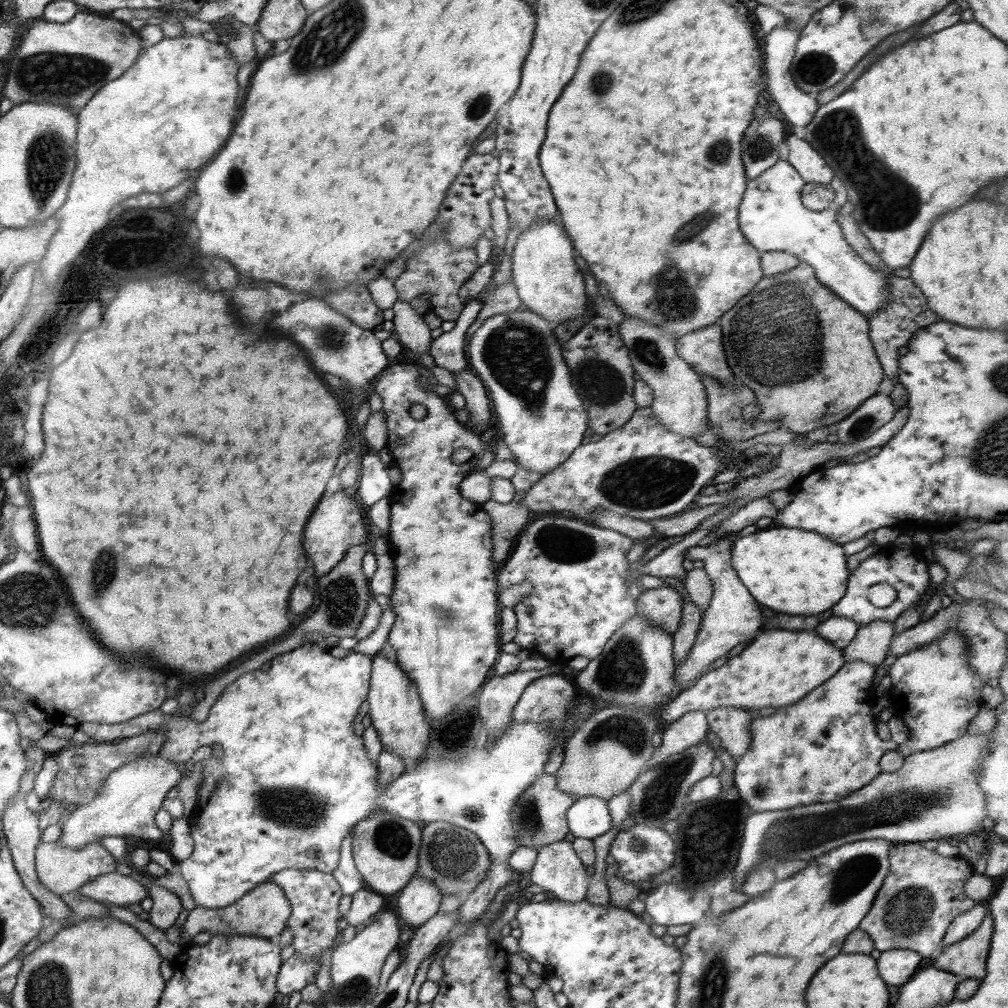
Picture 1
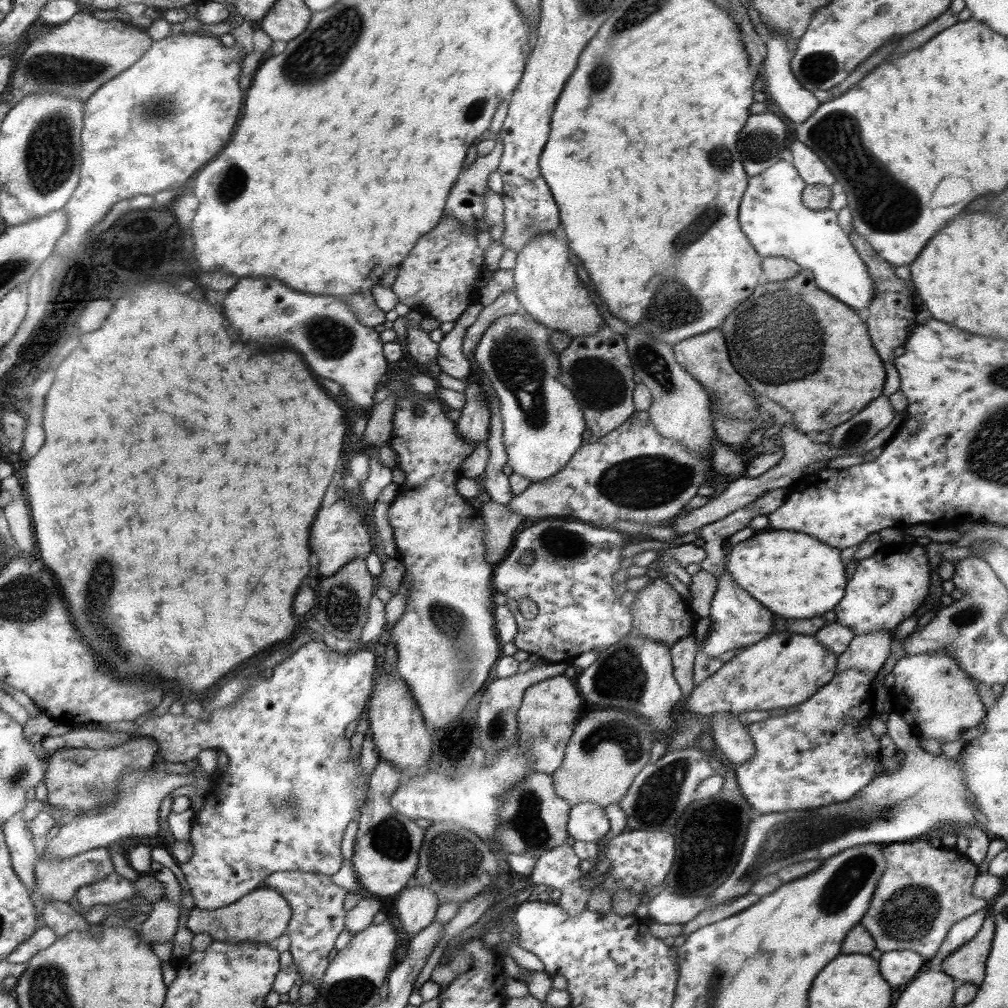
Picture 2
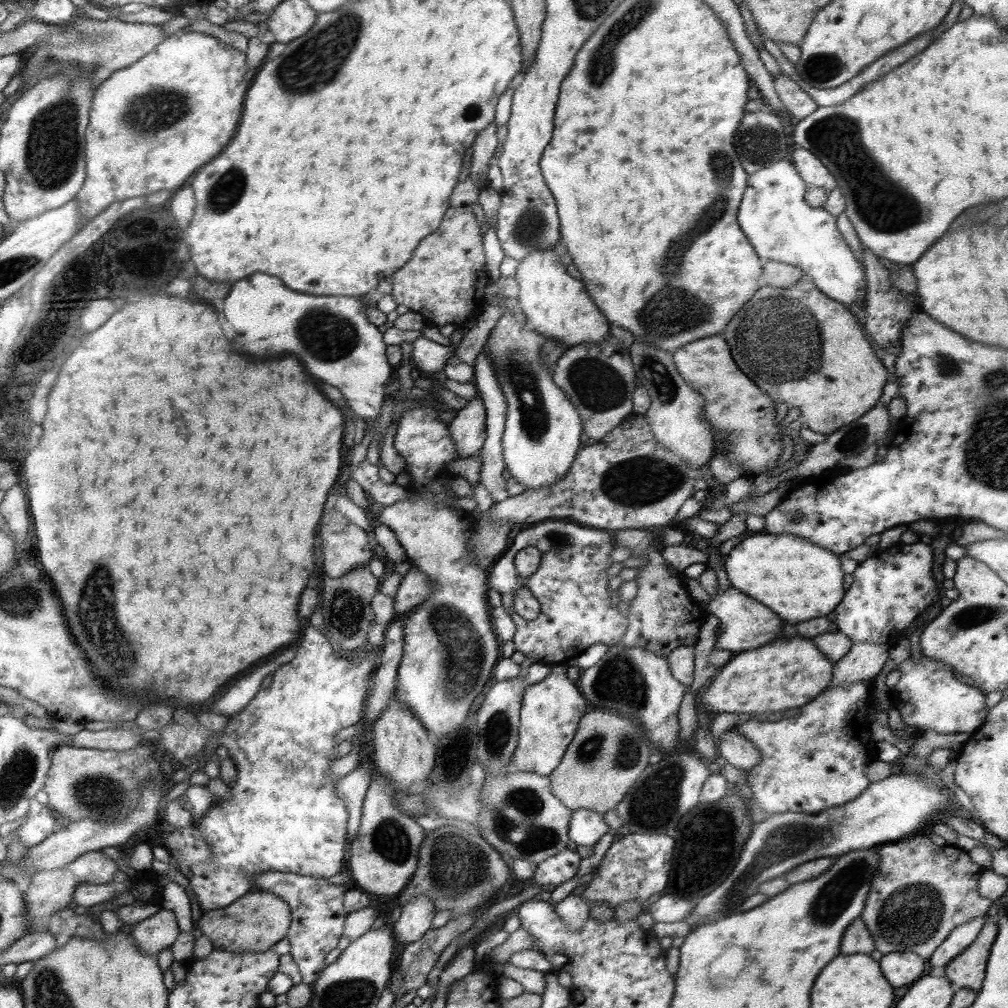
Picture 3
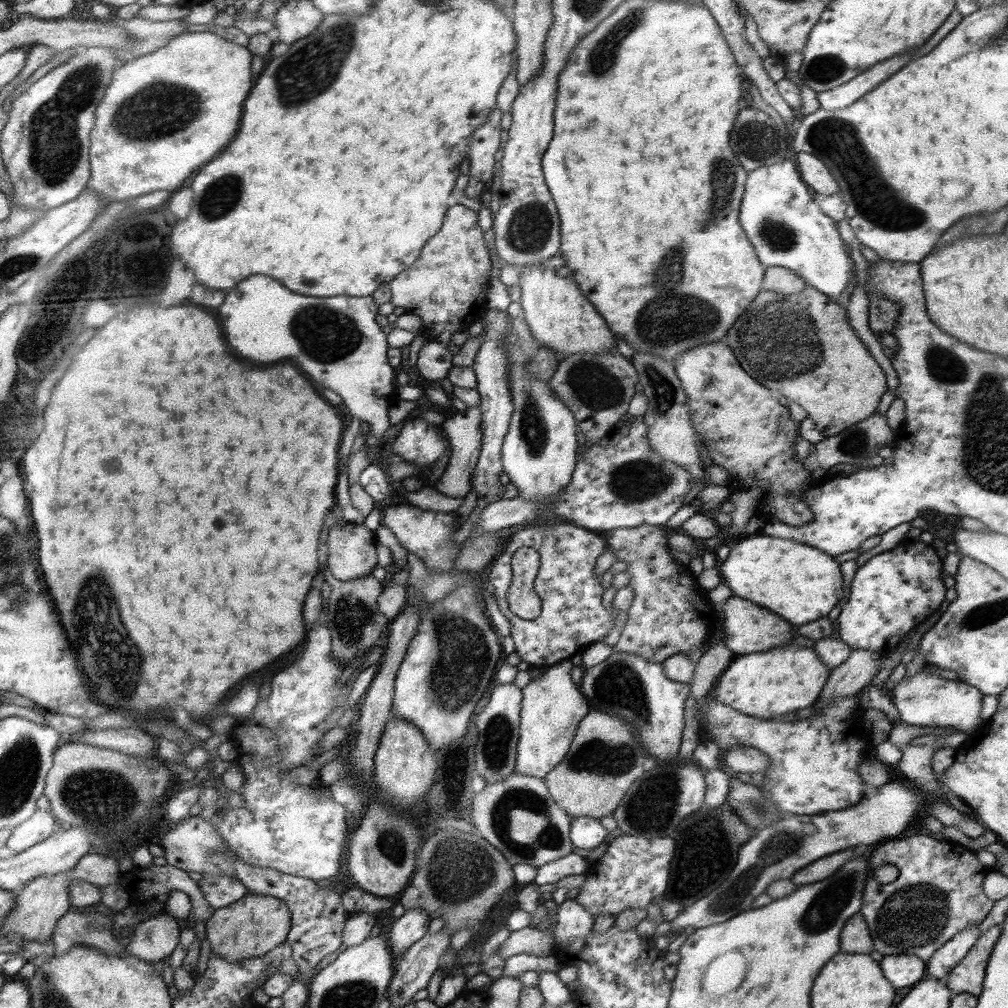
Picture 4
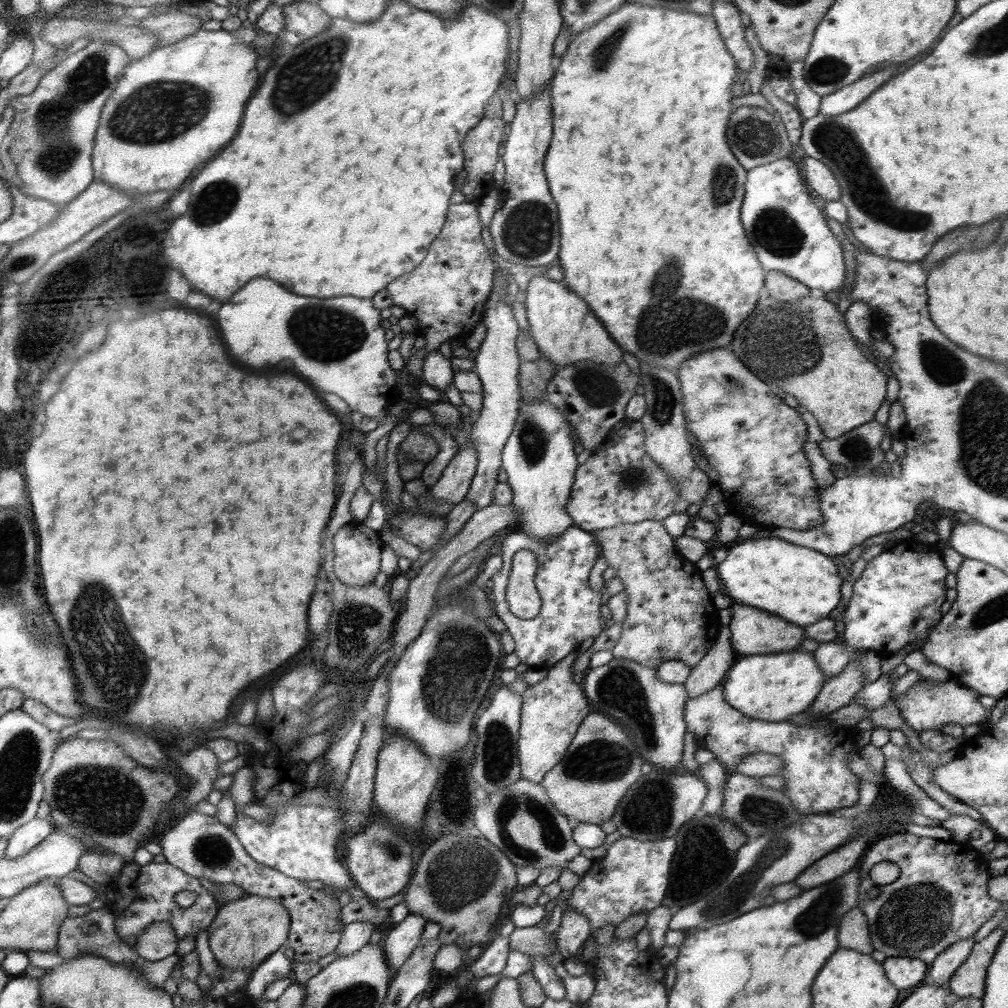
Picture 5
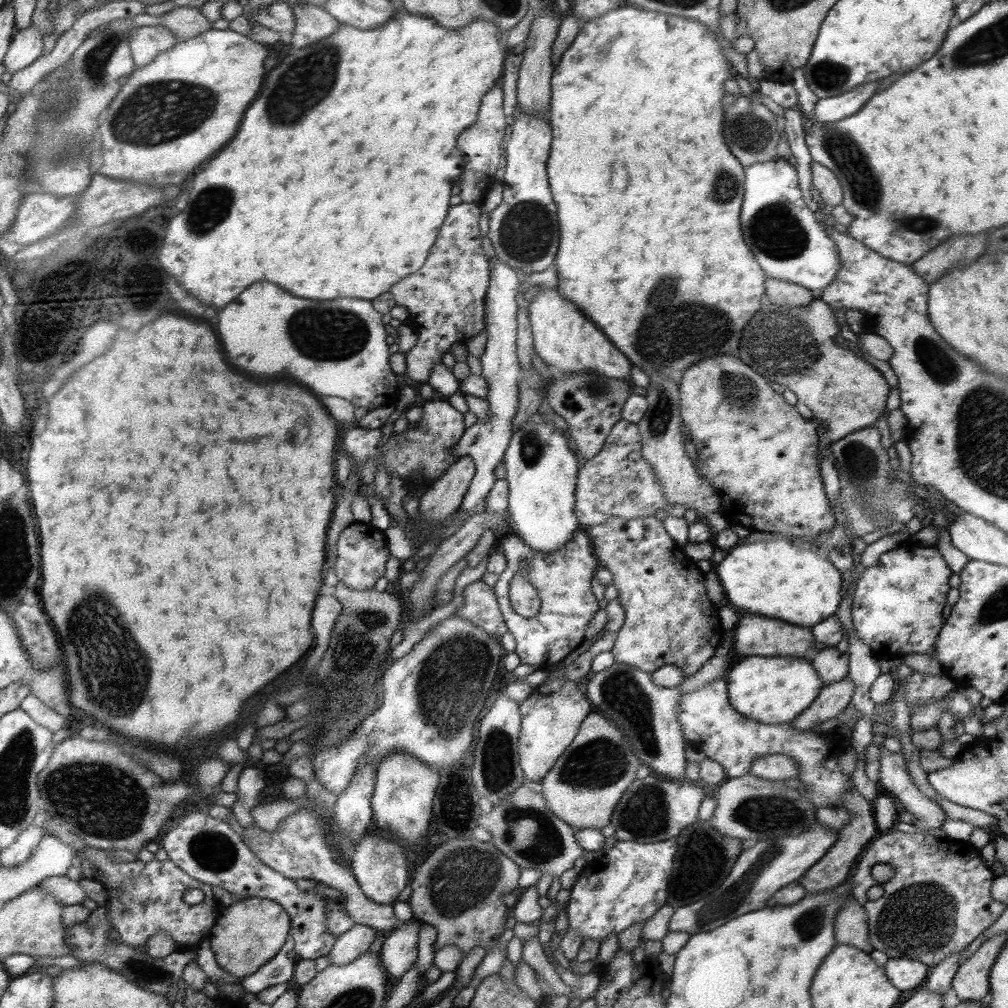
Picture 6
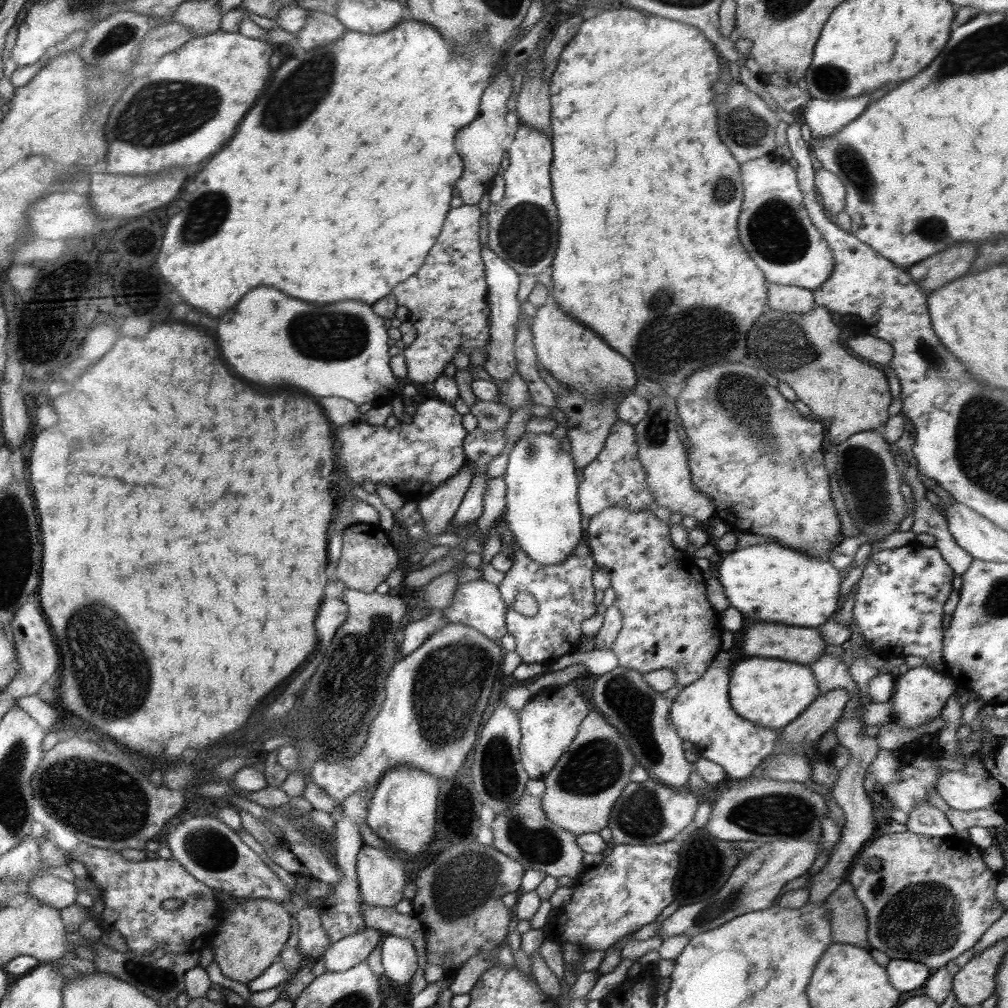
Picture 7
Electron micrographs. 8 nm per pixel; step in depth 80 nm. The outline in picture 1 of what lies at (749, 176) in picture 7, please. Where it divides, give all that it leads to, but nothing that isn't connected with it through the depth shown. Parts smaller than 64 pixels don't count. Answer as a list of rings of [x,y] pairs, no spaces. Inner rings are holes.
[[[778,159],[758,178],[747,180],[739,204],[739,227],[743,236],[756,250],[787,252],[813,268],[820,284],[866,316],[883,309],[888,303],[887,274],[878,272],[848,244],[833,208],[816,212],[801,201],[801,191],[807,183],[785,159]]]

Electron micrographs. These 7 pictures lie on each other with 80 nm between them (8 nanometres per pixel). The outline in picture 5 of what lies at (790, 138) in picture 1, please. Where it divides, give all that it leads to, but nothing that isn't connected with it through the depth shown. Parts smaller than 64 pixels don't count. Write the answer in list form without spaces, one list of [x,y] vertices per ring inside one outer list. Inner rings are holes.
[[[805,156],[802,162],[803,178],[810,192],[816,198],[839,200],[841,189],[836,178],[832,175],[831,168],[811,156]]]

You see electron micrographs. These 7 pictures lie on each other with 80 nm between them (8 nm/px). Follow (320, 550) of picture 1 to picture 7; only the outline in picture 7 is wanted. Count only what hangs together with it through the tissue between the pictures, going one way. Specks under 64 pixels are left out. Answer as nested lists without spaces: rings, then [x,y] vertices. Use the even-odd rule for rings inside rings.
[[[356,522],[344,530],[344,546],[342,546],[340,562],[336,566],[338,578],[348,589],[362,593],[374,593],[375,589],[385,582],[388,575],[399,565],[398,556],[392,539],[386,535],[379,525]]]

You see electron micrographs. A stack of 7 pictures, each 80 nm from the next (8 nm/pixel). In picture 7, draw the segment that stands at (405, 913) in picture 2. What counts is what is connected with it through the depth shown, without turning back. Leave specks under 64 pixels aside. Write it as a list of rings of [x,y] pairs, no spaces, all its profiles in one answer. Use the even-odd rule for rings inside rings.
[[[389,935],[382,940],[381,960],[385,975],[398,984],[409,984],[418,970],[416,951],[408,938]]]

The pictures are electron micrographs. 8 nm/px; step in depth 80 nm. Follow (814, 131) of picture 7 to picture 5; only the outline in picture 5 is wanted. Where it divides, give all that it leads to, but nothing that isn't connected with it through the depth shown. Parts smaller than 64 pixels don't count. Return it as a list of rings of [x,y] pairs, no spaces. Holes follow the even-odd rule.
[[[888,66],[882,72],[870,74],[866,78],[860,78],[846,87],[839,88],[832,94],[821,96],[819,112],[822,115],[836,116],[853,110],[868,98],[868,94],[872,94],[876,88],[880,88],[884,82],[888,82],[896,70],[898,70],[898,66]]]

